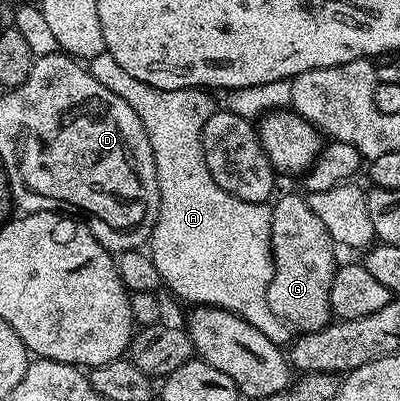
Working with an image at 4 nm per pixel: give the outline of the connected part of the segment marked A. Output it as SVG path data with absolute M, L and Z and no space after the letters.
M107 52L88 59L87 69L103 88L111 88L115 96L123 96L131 104L147 132L159 180L159 216L147 253L159 268L167 290L169 286L168 293L185 304L229 310L259 328L267 340L284 347L290 341L291 327L271 312L265 299L265 290L273 278L273 263L249 262L249 246L269 246L271 210L260 202L239 200L239 196L231 196L231 192L223 192L215 184L201 143L203 124L207 124L211 113L205 95L208 93L201 88L160 90L143 84L131 72L119 68L115 56Z

